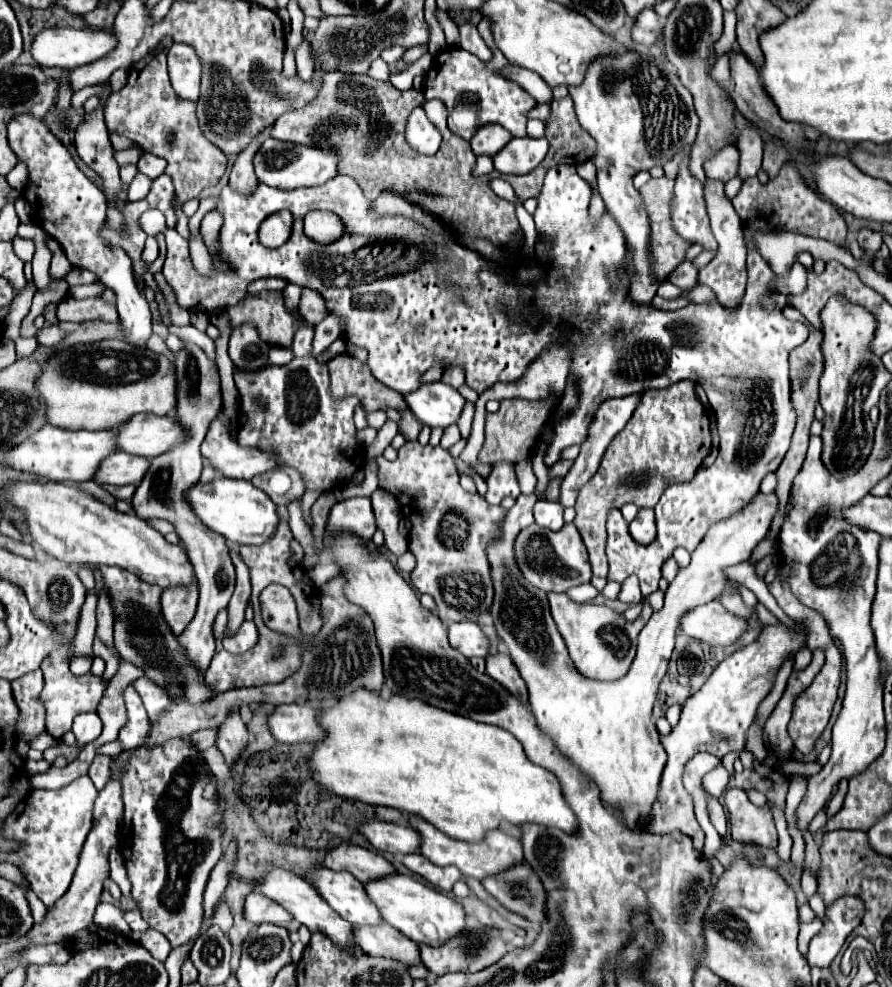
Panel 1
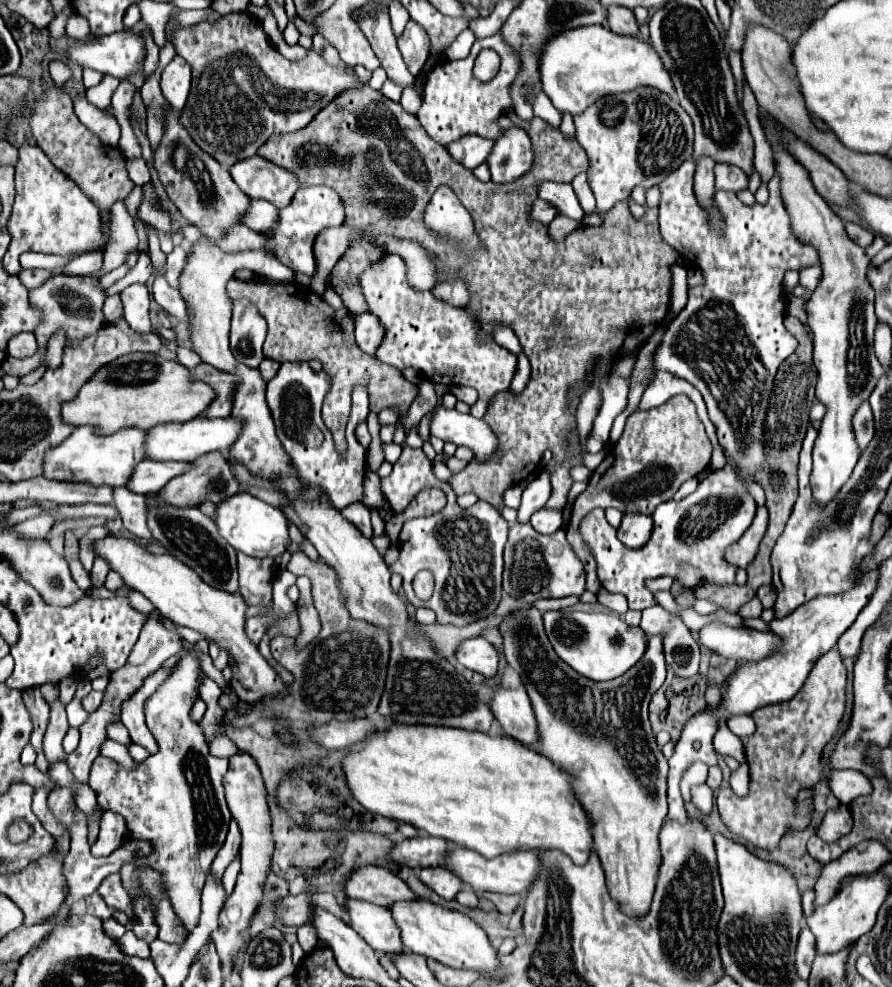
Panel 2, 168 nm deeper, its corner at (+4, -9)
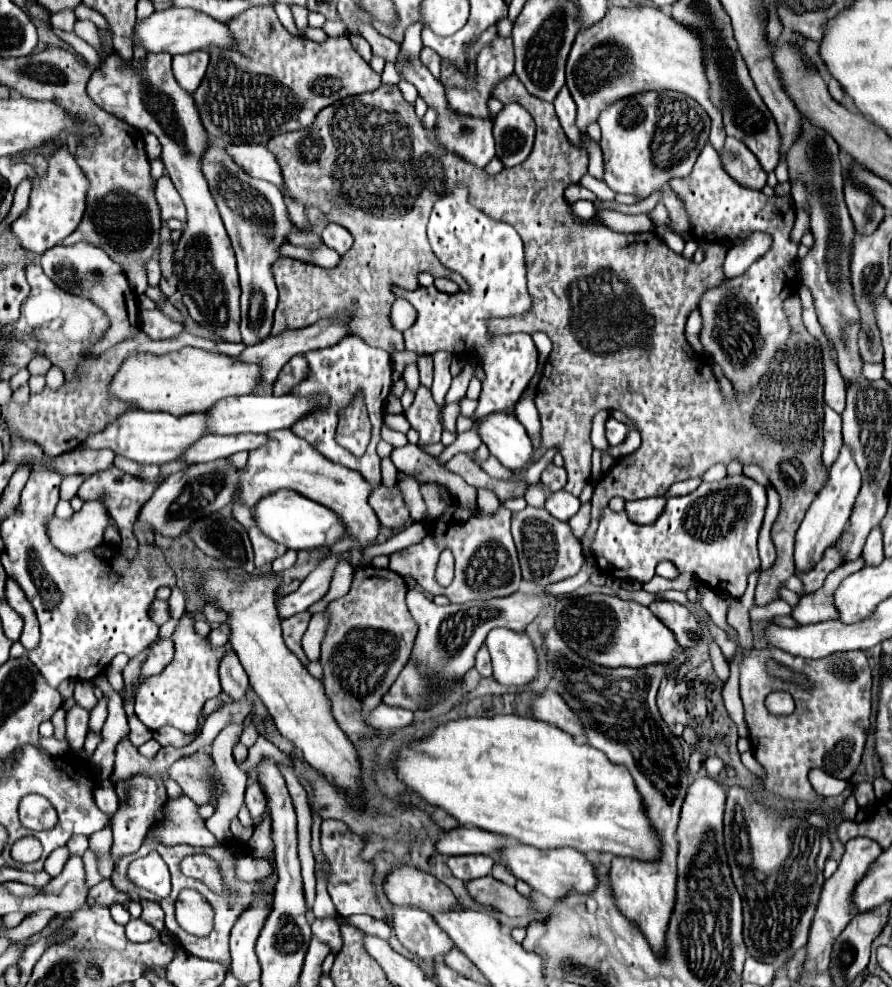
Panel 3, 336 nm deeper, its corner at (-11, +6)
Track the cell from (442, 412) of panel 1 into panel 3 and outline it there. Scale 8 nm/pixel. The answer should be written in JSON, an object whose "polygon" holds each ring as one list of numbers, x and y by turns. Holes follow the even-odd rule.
{"polygon":[[489,414,479,420,479,436,505,468,519,470,531,462,533,446,513,414]]}

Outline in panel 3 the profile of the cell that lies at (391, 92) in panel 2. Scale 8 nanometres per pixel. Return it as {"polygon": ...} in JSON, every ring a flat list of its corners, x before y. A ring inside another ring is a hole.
{"polygon":[[401,80,397,86,399,86,399,90,401,90,401,94,403,94,405,102,413,106,413,104,415,104,415,100,417,100,417,90,415,90,415,86,413,86,411,82,407,82,407,80]]}

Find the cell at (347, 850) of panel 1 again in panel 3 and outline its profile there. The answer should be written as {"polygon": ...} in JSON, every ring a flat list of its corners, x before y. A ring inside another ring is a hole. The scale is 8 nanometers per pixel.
{"polygon":[[411,866,395,868,385,880,385,894,393,904,409,904,429,914,449,912,457,908,457,898,435,876,419,872]]}

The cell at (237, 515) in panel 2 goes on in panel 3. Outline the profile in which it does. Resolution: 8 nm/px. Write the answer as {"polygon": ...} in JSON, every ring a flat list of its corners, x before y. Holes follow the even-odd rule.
{"polygon":[[277,490,273,494,267,494,253,512,259,530,271,536,275,542,287,546,289,550,311,550,323,546,331,548,347,534,345,524,339,520,339,516,335,516,335,512,331,512,331,508,317,504,293,490]]}

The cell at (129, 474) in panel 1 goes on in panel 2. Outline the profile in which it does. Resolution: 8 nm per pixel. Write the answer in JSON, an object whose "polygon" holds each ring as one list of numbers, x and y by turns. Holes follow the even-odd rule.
{"polygon":[[144,459,138,463,138,467,134,469,132,479,128,479,126,487,130,491,136,493,152,493,152,491,160,491,172,477,184,473,190,467,190,463,182,463,182,461,150,461]]}

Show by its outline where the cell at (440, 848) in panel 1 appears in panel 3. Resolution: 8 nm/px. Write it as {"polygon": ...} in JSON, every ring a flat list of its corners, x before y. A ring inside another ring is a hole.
{"polygon":[[509,846,499,852,497,862,503,862,505,866,511,868,515,878,525,880,533,890,541,892,547,898,563,900,563,896,569,894,591,894,597,884,599,876,595,872,595,866,585,858,585,854,573,850,573,848,555,848,555,850,539,850,531,846]]}

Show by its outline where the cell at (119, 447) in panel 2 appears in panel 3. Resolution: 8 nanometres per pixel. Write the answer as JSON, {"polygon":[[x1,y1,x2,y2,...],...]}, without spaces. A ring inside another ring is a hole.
{"polygon":[[129,410,115,422,111,422,105,430,91,434,83,448,111,448,115,454,131,458,139,464,163,464,171,460,179,460,179,452,201,440,207,432,207,416,205,414,187,414,187,416,173,416,167,412,147,412,147,410]]}

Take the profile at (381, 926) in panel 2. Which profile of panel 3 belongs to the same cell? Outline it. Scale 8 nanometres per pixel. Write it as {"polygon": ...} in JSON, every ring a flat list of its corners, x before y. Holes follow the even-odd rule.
{"polygon":[[393,906,391,926,399,942,421,960,441,960,453,942,435,924,435,918,413,906]]}

